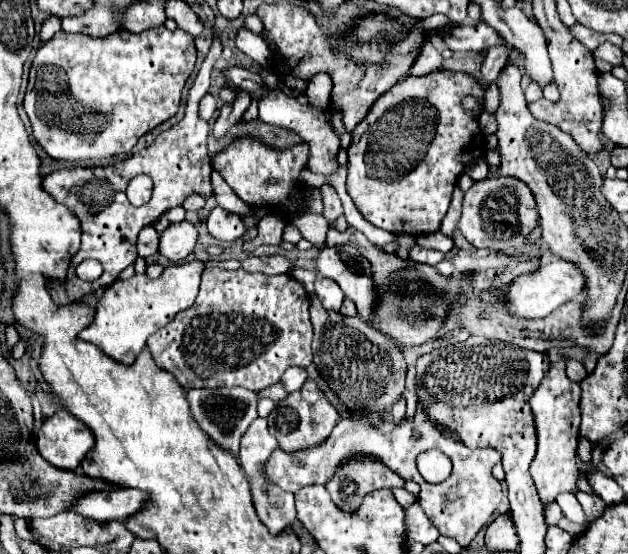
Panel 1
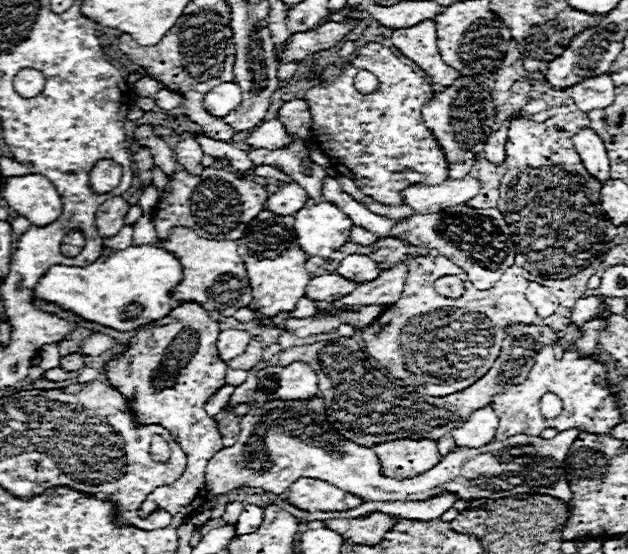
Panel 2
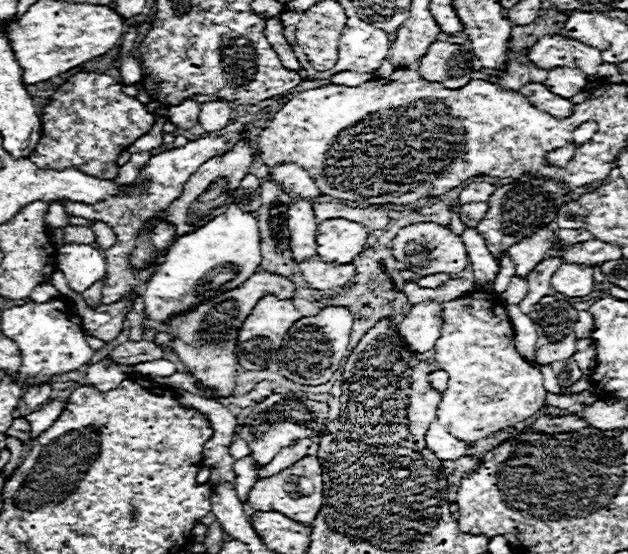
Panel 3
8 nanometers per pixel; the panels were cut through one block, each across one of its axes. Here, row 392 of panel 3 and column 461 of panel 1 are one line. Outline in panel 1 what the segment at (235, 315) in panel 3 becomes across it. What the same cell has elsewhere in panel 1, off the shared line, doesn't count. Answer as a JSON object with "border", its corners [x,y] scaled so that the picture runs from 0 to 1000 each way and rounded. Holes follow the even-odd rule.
{"border":[[[780,318],[761,325],[742,350],[736,368],[736,404],[729,404],[739,430],[758,448],[777,448],[777,430],[812,433],[818,426],[841,426],[857,408],[857,375],[838,332],[806,318]]]}

